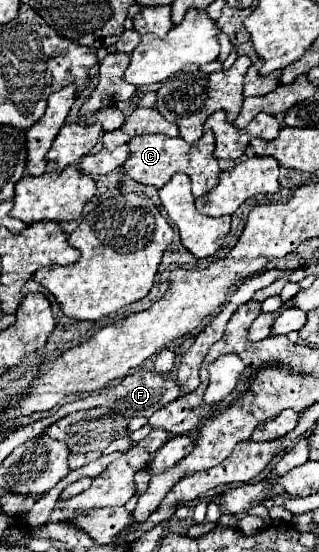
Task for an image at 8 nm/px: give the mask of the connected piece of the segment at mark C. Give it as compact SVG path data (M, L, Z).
M212 130L204 132L204 136L196 144L188 144L182 138L170 138L164 134L144 134L144 136L134 136L128 142L128 146L130 146L130 158L126 160L124 170L132 180L140 184L162 188L174 174L182 172L190 176L196 198L210 192L218 184L220 168L218 168L218 160L212 154L214 152Z

